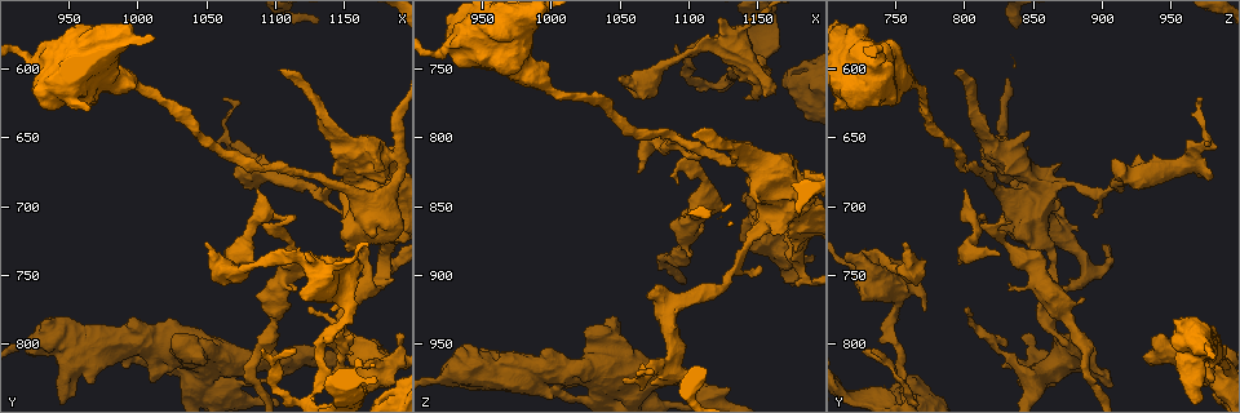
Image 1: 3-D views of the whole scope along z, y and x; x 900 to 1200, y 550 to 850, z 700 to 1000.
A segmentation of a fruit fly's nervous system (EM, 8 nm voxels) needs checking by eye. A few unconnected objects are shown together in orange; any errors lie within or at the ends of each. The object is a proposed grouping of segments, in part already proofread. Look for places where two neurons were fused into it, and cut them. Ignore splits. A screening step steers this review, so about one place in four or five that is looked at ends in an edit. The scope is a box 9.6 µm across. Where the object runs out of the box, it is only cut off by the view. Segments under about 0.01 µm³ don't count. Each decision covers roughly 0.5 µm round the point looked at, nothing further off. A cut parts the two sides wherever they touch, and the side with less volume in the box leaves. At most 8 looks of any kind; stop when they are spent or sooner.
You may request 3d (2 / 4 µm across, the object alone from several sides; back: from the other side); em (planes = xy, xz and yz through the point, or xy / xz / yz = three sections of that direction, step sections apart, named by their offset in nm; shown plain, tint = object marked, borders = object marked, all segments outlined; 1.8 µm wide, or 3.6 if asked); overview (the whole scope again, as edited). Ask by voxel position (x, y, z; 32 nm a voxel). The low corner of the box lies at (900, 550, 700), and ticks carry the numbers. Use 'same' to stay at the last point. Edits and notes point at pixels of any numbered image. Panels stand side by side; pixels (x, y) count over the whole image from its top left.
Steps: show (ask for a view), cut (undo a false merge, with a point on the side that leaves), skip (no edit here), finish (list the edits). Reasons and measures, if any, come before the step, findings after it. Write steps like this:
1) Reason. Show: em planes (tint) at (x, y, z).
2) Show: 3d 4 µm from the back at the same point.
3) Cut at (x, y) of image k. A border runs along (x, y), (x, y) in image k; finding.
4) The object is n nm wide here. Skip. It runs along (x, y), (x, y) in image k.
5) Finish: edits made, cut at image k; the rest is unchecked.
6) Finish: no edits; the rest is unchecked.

Calibre changes. Show: em 3.6 µm planes (tint) at (1038, 804, 956).

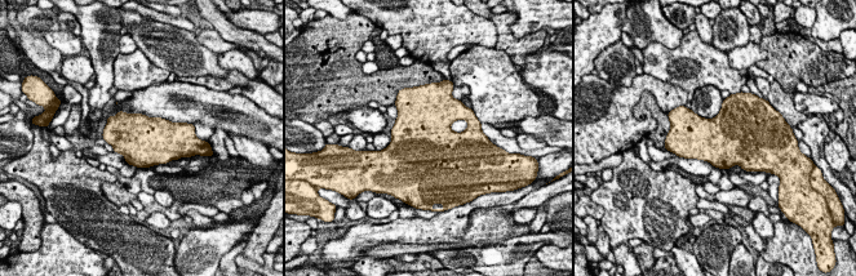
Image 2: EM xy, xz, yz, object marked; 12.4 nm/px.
Skip. Continuous, no second neuron.

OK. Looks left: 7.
Sharp bend. Show: 3d 2 µm at (1094, 708, 806).

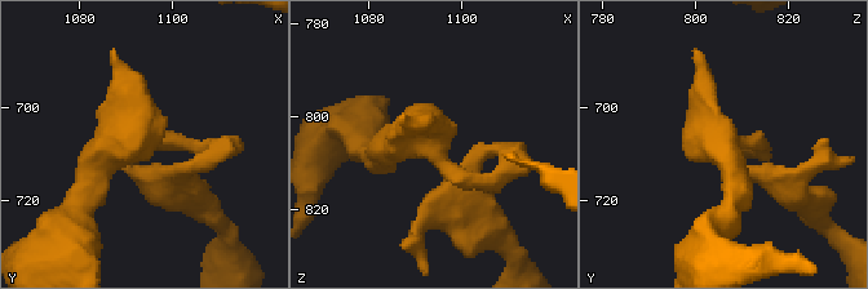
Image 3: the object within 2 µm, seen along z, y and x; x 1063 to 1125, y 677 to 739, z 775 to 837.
Shape alone is not enough. Show: em planes (plain) at (1093, 708, 806).

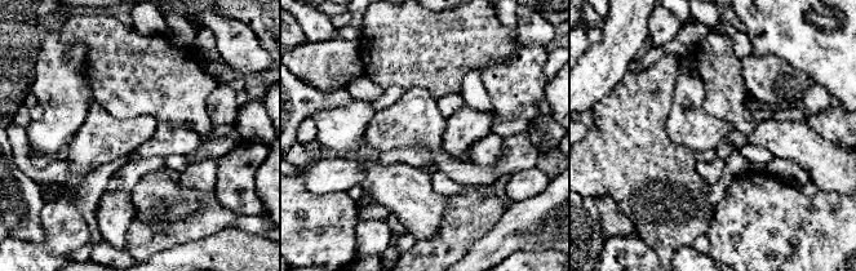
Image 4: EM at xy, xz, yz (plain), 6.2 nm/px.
Show: em planes (tint) at the same point.

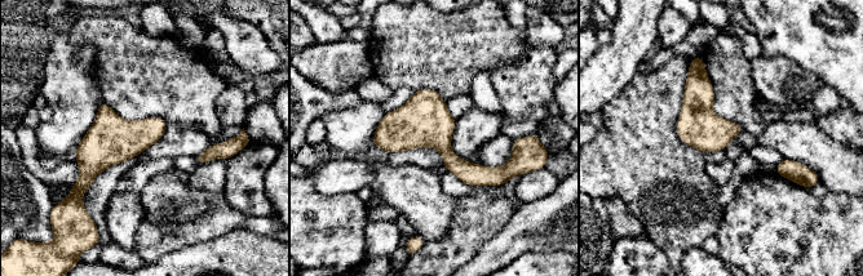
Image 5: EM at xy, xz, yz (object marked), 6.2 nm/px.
The object is 260 nm wide here. Skip. One neuron here.

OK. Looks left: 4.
Thick turns thin. Show: 3d 4 µm at (1152, 782, 746).

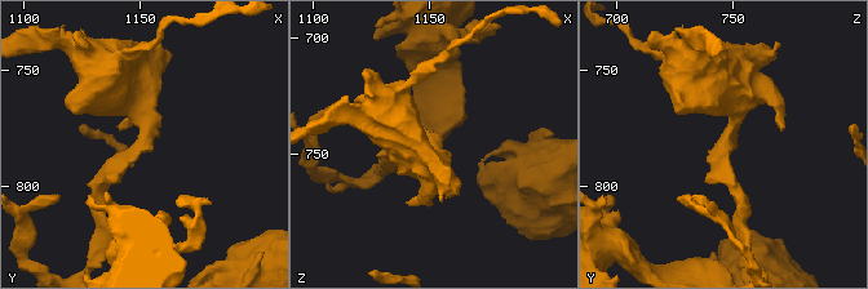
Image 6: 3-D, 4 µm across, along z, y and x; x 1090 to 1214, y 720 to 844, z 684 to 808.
The arms are 190, 440 nm wide. Show: em xy step 16 (tint) at (1150, 781, 748).

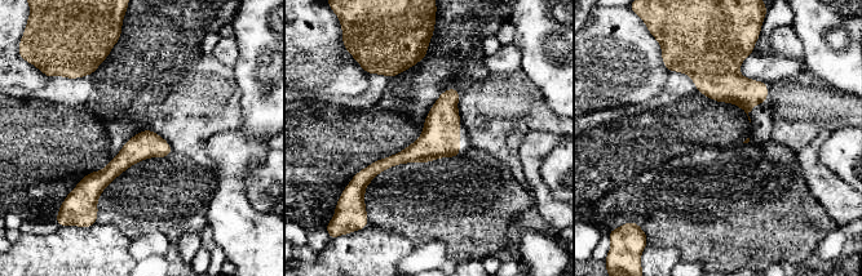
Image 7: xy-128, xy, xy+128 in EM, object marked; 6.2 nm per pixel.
Cut it another way. Show: em planes (tint) at the same point.

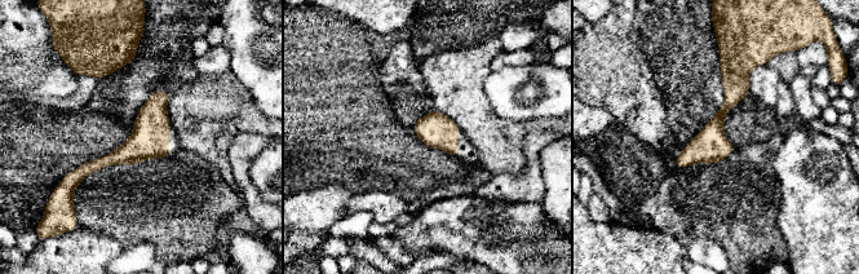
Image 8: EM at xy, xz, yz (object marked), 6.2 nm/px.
The object is 220 nm wide here. Skip. It runs along (164, 93), (124, 154), (72, 177) in image 8; continuous, no second neuron.

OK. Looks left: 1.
Finish: no edits; the rest is unchecked.

